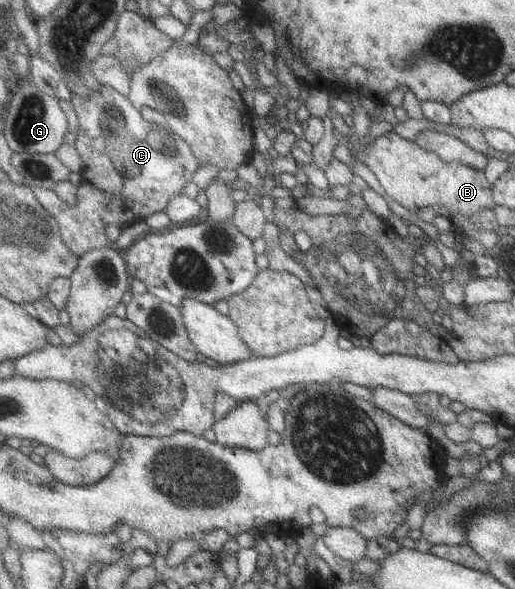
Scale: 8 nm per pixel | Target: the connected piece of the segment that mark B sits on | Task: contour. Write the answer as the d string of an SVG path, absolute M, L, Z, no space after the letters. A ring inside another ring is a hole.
M386 131L372 142L372 146L364 146L355 156L357 164L366 166L374 174L381 192L410 213L424 206L446 204L451 208L450 218L455 214L468 218L468 215L478 214L482 209L492 210L495 206L490 196L491 184L484 178L483 171L461 163L441 162L434 154L418 149L413 141L400 138L394 131Z

